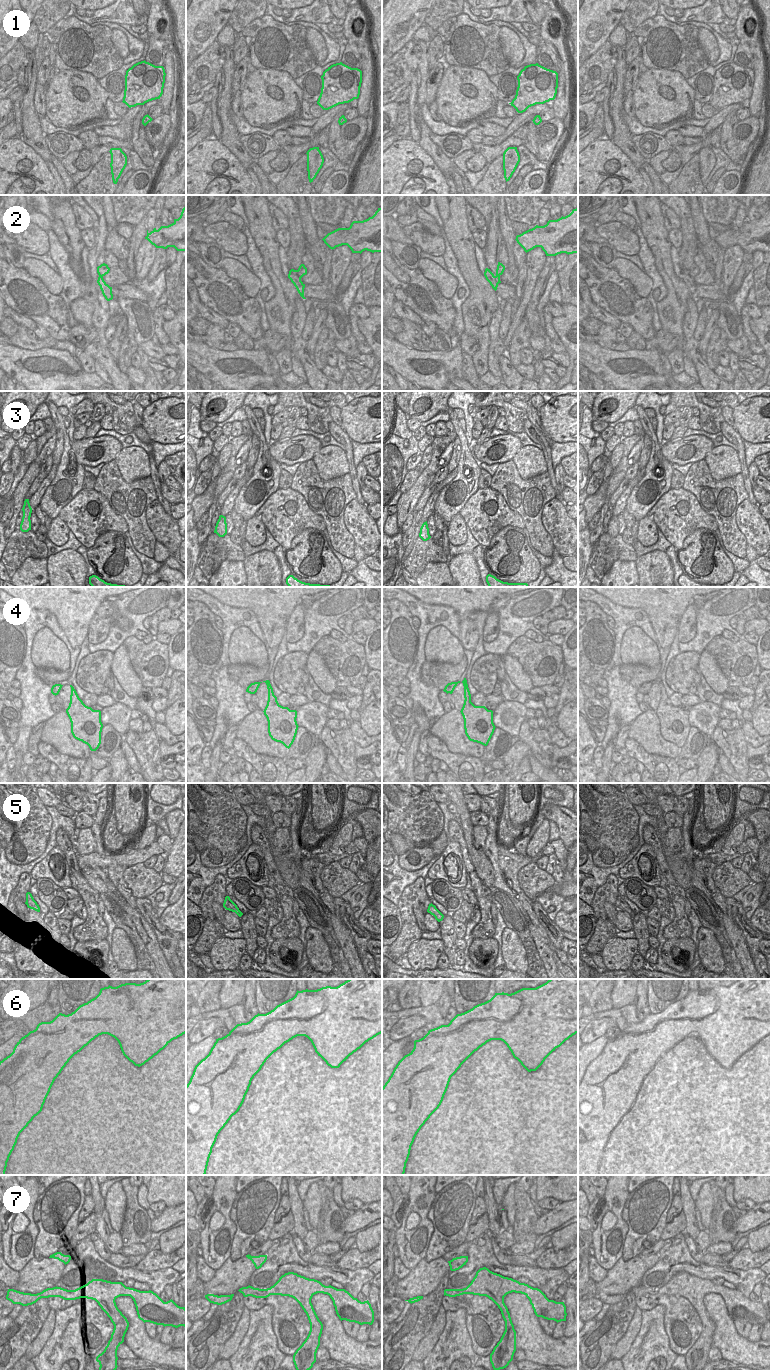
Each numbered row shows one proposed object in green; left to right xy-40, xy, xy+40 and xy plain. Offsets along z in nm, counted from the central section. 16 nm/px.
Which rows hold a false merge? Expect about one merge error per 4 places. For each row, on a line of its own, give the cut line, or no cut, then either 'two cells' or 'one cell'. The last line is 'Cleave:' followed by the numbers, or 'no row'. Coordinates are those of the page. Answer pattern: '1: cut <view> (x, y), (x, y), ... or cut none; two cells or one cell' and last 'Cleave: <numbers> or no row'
1: cut none; one cell
2: cut none; one cell
3: cut none; one cell
4: cut none; one cell
5: cut none; one cell
6: cut none; one cell
7: cut none; one cell
Cleave: no row

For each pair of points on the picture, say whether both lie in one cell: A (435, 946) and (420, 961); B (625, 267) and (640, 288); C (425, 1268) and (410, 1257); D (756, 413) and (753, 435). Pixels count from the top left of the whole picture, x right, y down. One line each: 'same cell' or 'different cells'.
A: same cell
B: same cell
C: different cells
D: same cell

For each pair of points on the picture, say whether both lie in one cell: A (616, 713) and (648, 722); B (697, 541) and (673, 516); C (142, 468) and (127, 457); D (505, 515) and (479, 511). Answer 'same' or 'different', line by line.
A: different
B: different
C: same
D: same

